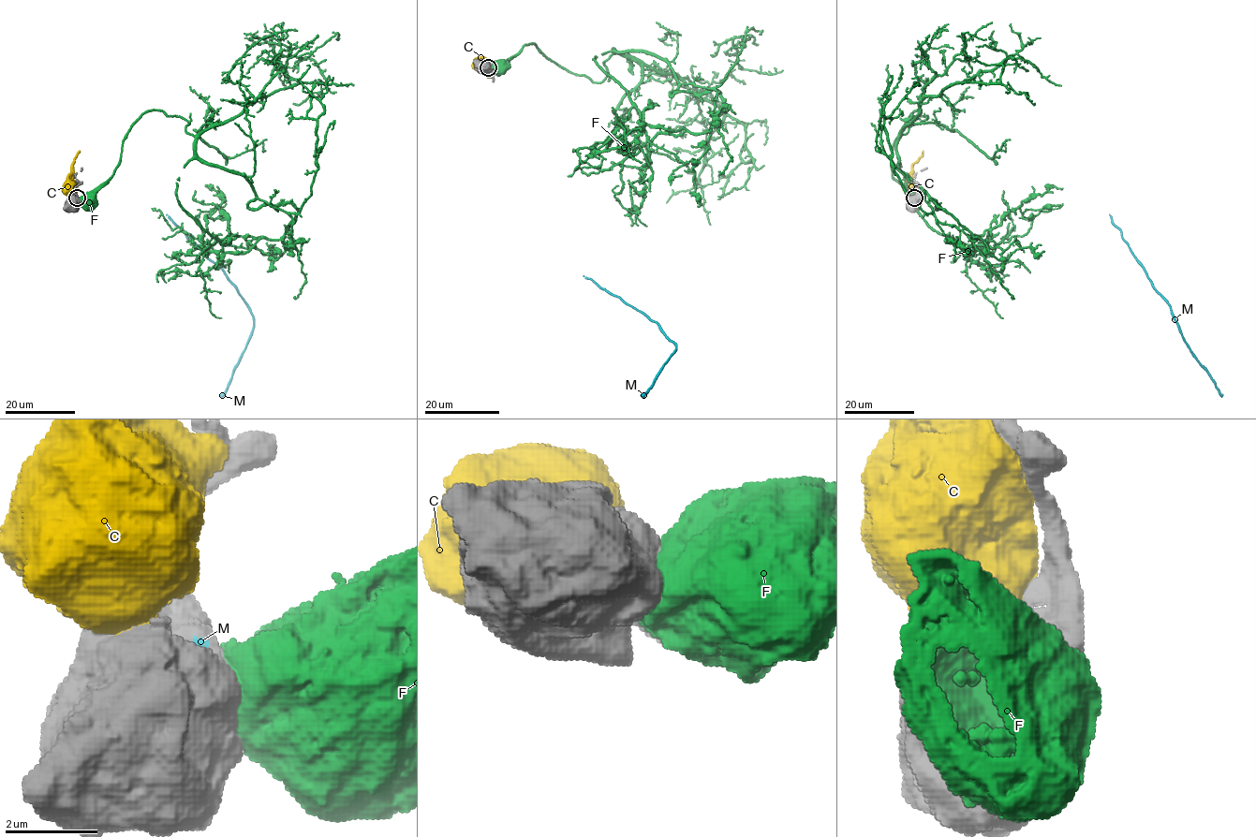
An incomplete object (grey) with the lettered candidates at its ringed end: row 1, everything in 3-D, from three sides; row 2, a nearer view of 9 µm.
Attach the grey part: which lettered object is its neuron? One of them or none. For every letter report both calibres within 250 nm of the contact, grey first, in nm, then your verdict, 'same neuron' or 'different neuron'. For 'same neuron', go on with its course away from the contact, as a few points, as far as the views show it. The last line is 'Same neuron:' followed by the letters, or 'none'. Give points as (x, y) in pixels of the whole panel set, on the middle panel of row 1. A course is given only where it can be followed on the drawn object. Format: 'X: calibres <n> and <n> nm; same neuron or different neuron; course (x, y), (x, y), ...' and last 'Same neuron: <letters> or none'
C: calibres 1100 and 1050 nm; different neuron
F: calibres 1100 and 1200 nm; different neuron
M: calibres 1100 and 150 nm; same neuron; course (488, 68), (583, 275), (655, 321), (675, 345), (675, 350), (641, 396)
Same neuron: M

